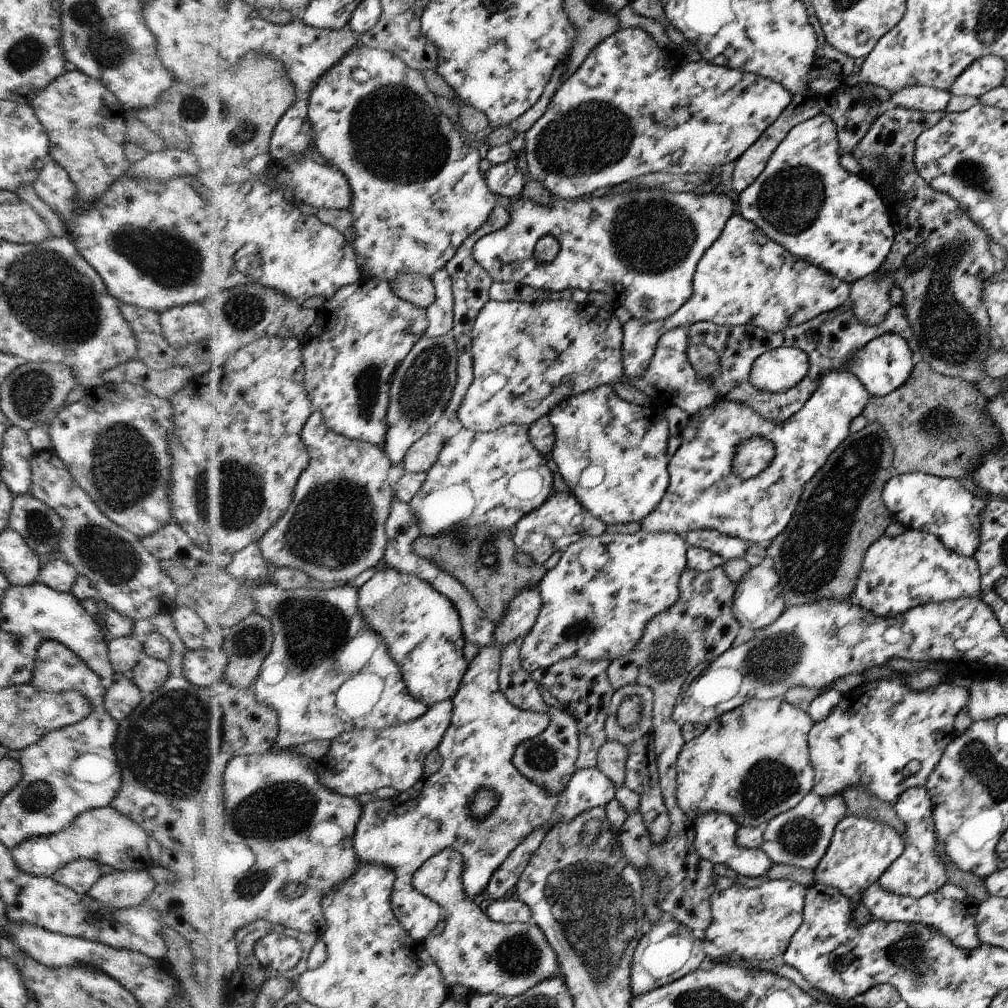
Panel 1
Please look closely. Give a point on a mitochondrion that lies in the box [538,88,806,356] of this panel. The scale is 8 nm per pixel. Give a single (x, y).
(642, 243)

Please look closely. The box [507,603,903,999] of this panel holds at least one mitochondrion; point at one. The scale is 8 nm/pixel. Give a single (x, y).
(593, 904)

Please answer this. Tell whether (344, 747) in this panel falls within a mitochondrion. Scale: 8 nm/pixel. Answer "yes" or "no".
no

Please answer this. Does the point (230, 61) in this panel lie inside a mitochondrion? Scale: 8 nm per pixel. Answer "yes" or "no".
no

